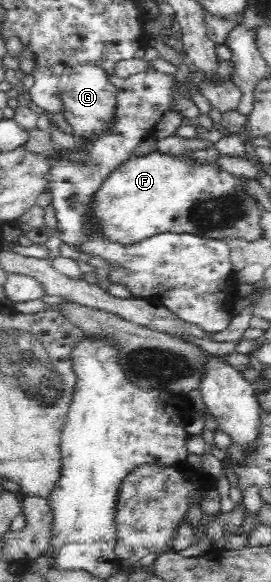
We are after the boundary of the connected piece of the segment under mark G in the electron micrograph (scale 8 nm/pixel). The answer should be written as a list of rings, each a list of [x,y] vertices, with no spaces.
[[[92,60],[66,66],[59,77],[57,85],[63,106],[62,115],[70,125],[71,134],[77,140],[94,141],[102,135],[114,131],[116,123],[116,86],[110,82],[106,70]]]

